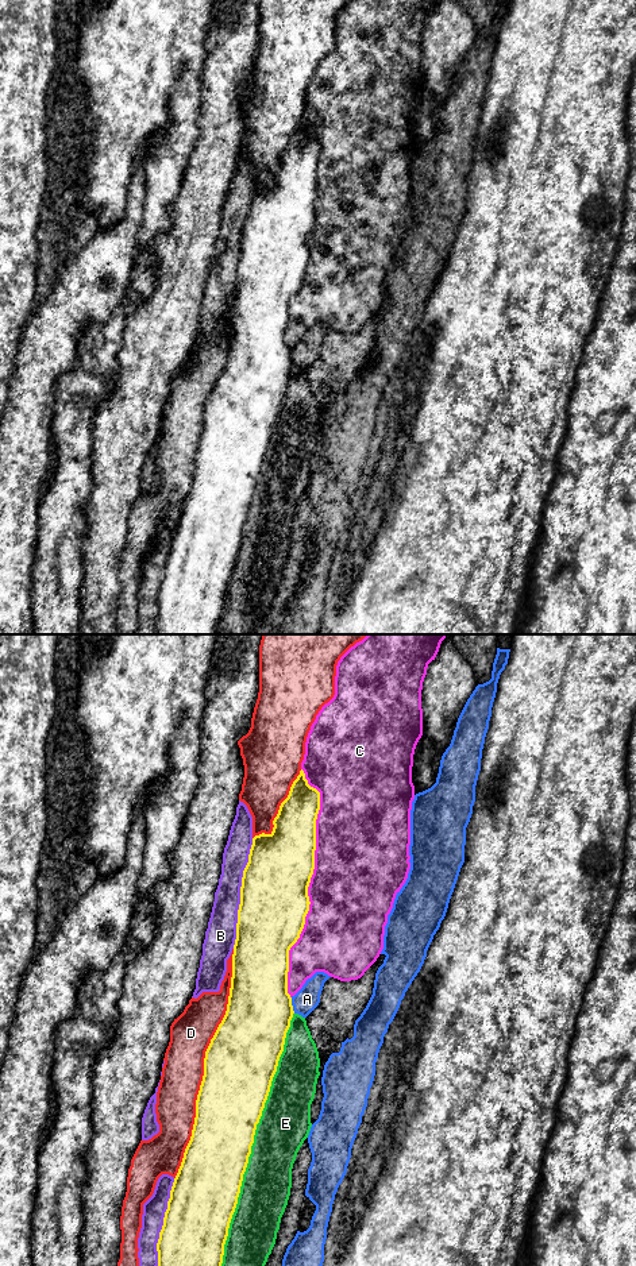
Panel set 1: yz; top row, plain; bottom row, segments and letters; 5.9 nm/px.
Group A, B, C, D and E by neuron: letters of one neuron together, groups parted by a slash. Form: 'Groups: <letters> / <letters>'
Groups: A / B D / C / E

